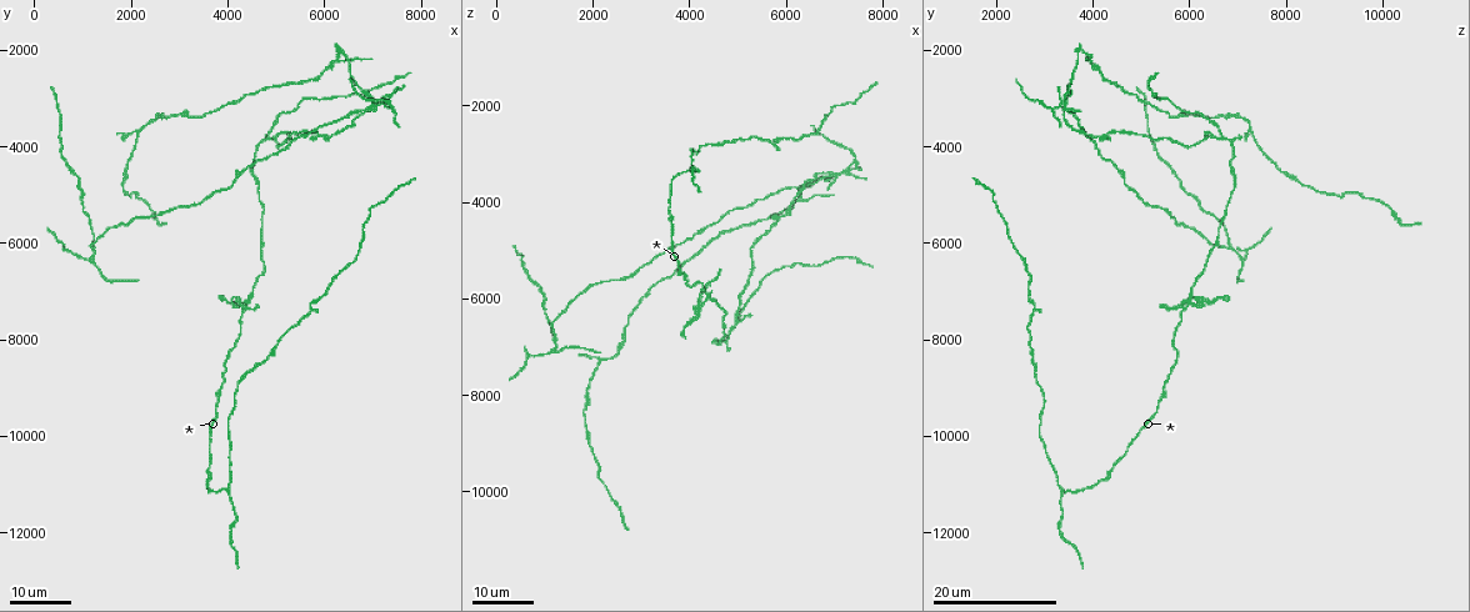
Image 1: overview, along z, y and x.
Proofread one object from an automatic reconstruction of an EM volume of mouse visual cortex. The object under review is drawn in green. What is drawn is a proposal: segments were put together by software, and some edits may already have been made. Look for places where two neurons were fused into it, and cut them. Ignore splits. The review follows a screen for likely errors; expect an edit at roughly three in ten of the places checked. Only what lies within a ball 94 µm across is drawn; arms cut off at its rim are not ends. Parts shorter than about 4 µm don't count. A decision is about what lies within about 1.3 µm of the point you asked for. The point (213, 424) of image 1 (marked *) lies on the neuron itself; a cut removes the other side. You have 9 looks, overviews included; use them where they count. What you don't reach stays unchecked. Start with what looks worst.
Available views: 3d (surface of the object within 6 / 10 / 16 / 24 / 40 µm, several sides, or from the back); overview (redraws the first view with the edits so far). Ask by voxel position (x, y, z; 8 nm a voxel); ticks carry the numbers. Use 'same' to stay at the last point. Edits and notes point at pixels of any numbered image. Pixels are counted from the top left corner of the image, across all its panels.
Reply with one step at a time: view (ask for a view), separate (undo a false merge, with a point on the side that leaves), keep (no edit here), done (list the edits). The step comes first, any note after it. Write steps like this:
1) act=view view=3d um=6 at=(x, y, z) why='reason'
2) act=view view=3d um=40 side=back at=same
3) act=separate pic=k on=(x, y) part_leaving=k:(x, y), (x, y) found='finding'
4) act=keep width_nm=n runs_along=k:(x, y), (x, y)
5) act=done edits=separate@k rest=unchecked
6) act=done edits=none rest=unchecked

act=view view=3d um=16 at=(4350, 7250, 6000) why='four arms meet'

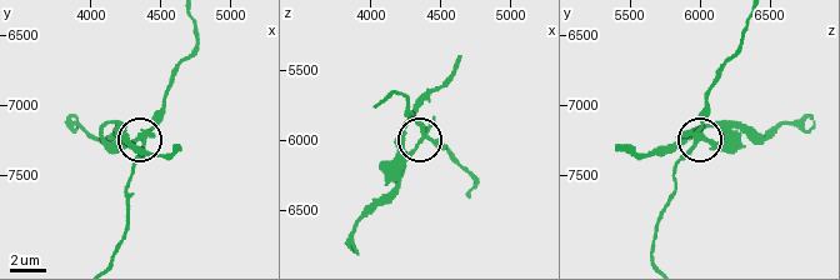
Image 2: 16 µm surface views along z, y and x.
act=view view=3d um=6 at=(4360, 7220, 6020)

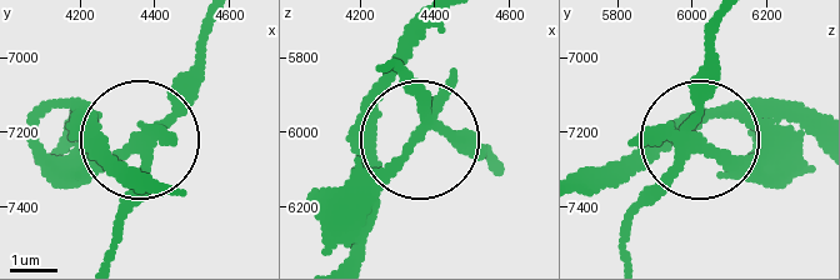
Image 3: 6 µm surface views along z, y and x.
act=separate pic=3 on=(101, 169) width_nm=220 found='two neurons meet here'

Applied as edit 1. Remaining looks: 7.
act=view view=overview

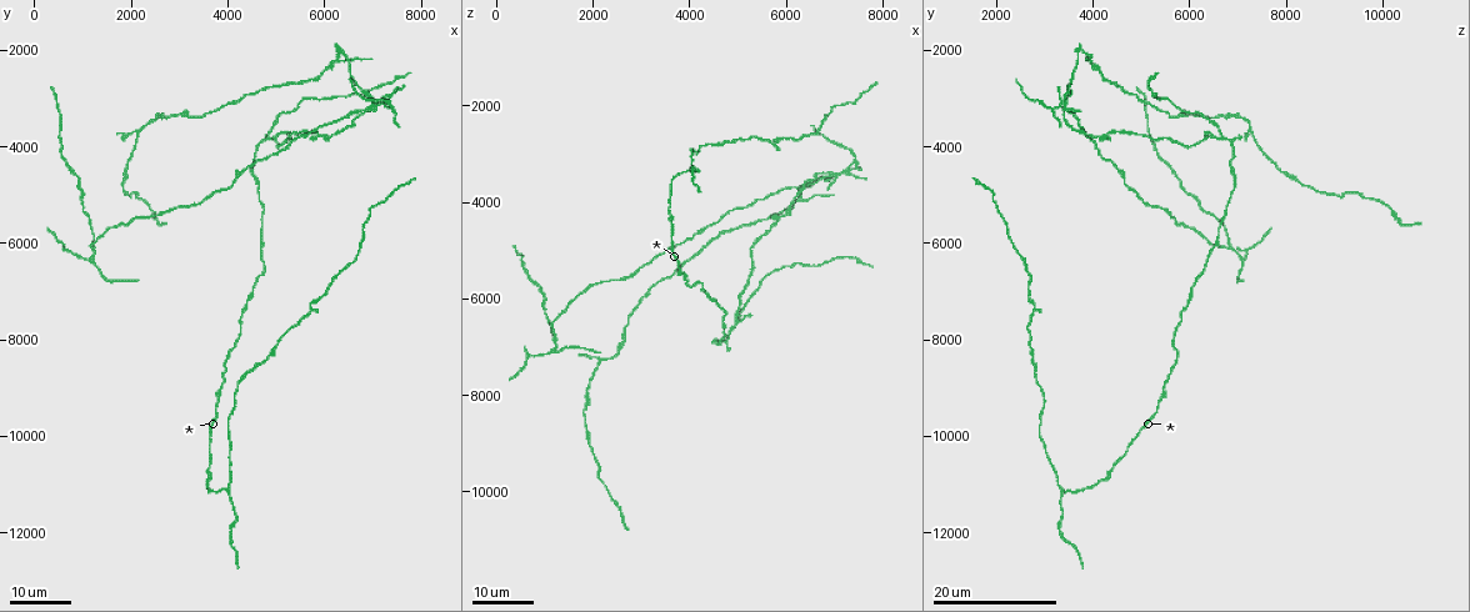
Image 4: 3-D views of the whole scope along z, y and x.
act=view view=3d um=16 at=(4850, 3800, 6700) why='arms part here'

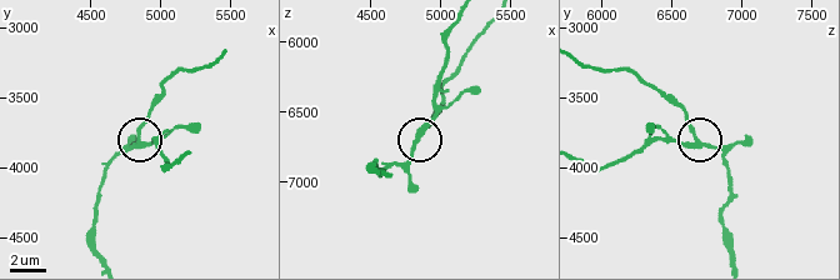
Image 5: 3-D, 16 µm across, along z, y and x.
act=view view=3d um=6 at=(4820, 3800, 6660) why='zoom in'

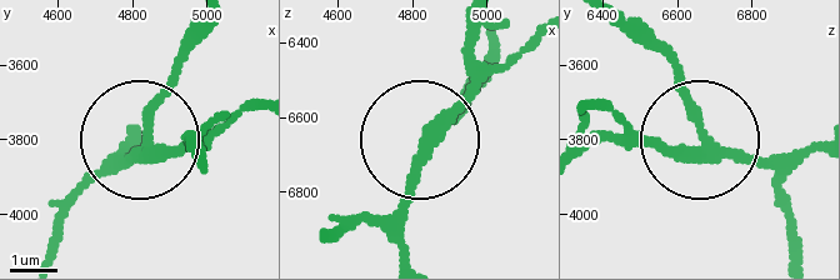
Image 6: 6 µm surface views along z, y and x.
act=separate pic=6 on=(466, 91) arms=3 part_leaving=6:(428, 150), (464, 83), (464, 23) found='a second neuron is stuck on'

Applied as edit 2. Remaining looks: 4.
act=view view=overview

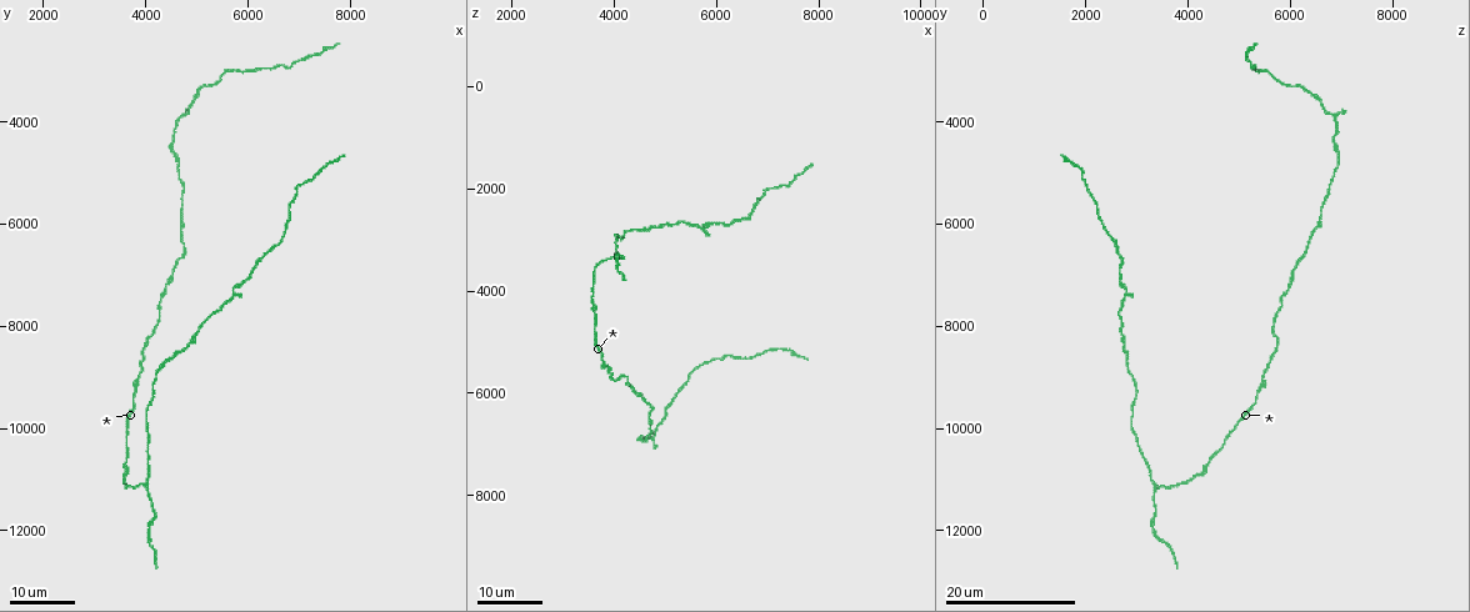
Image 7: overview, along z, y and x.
act=view view=3d um=16 at=(4050, 11100, 3300) why='side arm on a straight run'

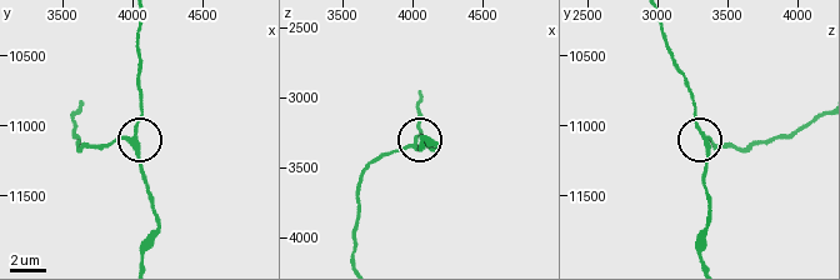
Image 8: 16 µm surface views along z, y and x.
act=view view=3d um=6 at=(4020, 11080, 3360)

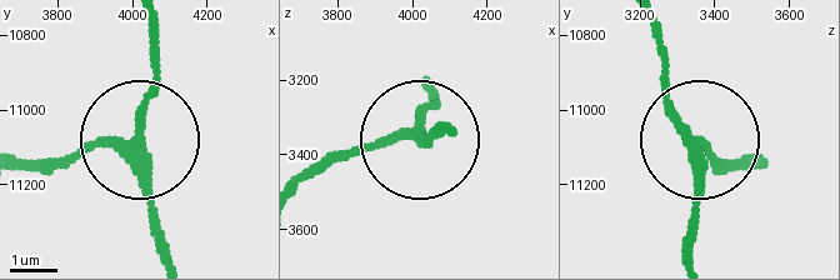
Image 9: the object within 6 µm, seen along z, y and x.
act=keep side_arm_um=16 runs_along=9:(28, 164), (100, 140), (131, 144), (160, 255) found='one neuron here'

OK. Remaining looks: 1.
act=done edits=separate@3,separate@6 rest=unchecked

